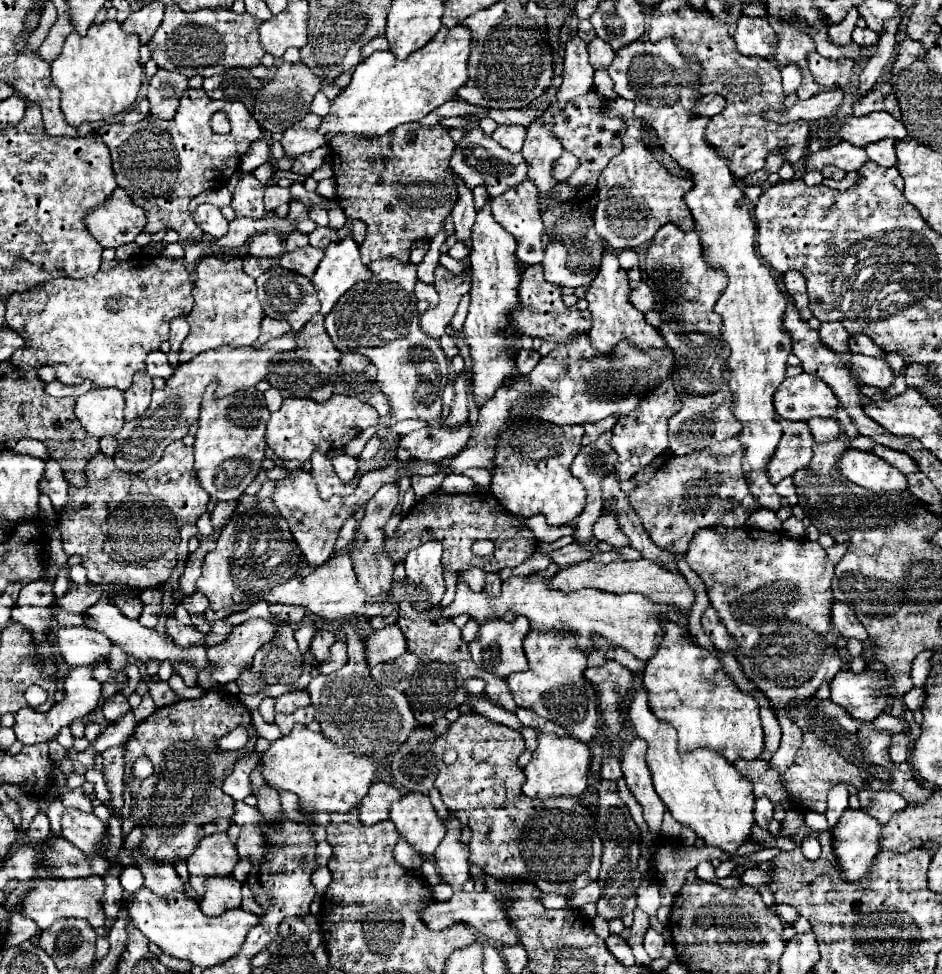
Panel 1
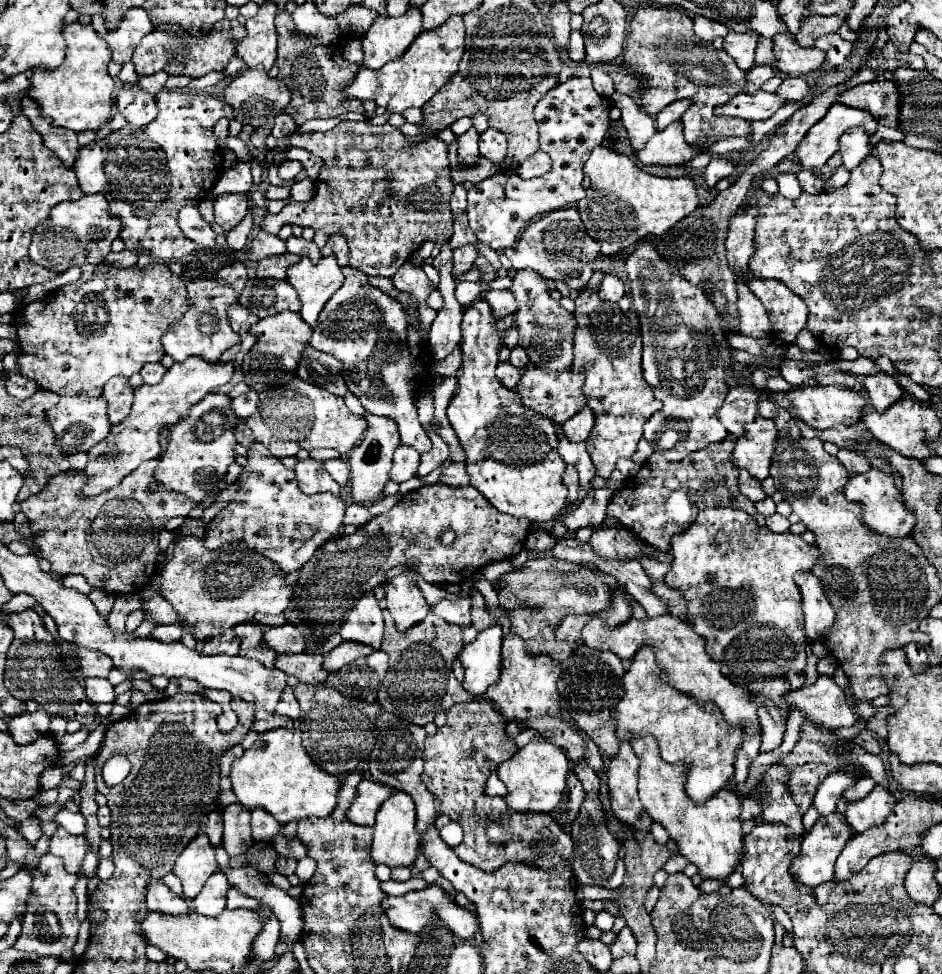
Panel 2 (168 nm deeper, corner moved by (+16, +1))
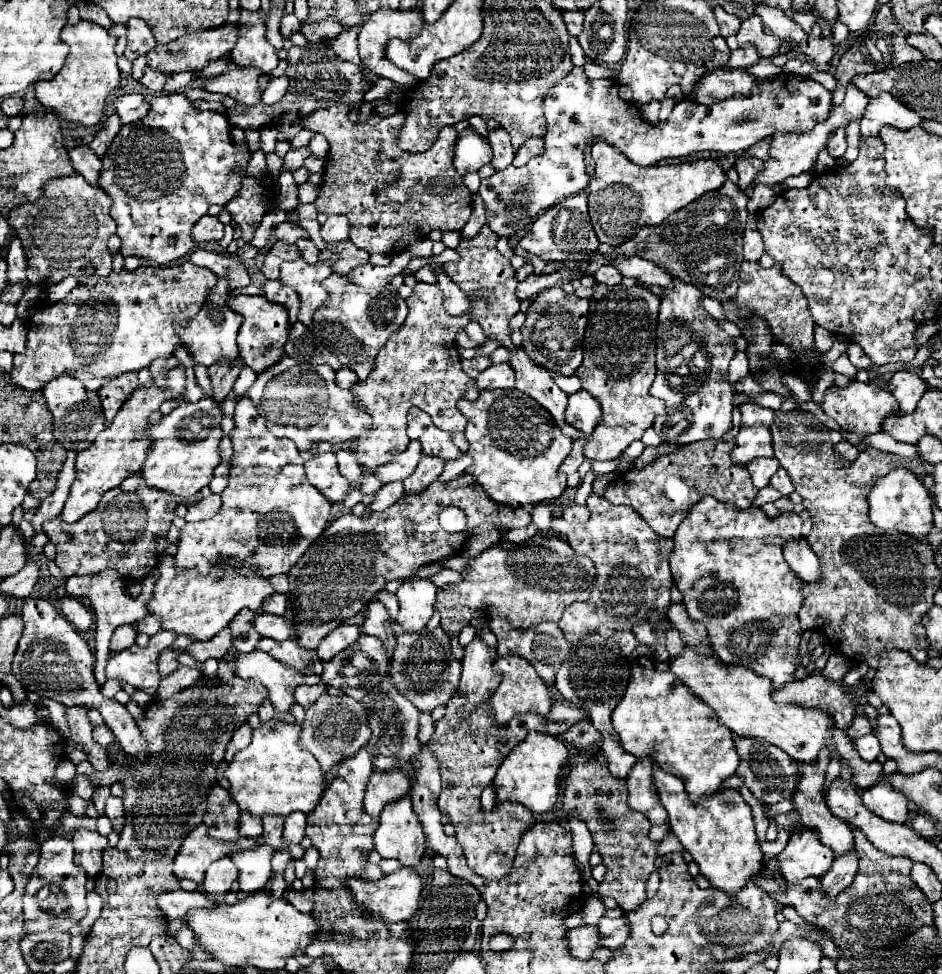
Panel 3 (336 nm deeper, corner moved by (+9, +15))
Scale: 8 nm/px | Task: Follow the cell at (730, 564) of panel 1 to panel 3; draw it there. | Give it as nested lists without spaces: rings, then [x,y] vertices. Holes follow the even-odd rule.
[[[703,497],[699,503],[691,505],[687,509],[687,517],[681,521],[681,525],[677,527],[675,535],[673,535],[673,551],[669,555],[669,567],[671,567],[671,573],[673,573],[673,579],[675,579],[675,585],[677,589],[683,593],[683,603],[685,603],[685,609],[689,613],[691,619],[695,621],[701,621],[705,623],[707,631],[709,631],[709,637],[711,637],[711,643],[713,643],[713,649],[717,651],[719,659],[725,663],[725,665],[741,665],[741,667],[747,667],[763,677],[769,677],[773,687],[775,689],[781,689],[785,683],[793,681],[793,675],[795,675],[795,657],[799,655],[799,643],[801,643],[801,627],[799,627],[799,619],[797,619],[797,613],[803,605],[803,595],[801,595],[801,579],[795,577],[795,573],[789,569],[789,565],[783,561],[783,541],[787,537],[801,537],[801,517],[795,515],[795,513],[783,513],[779,519],[769,519],[761,509],[757,507],[751,507],[751,509],[745,509],[745,511],[737,511],[733,505],[727,505],[727,503],[721,503],[717,501],[715,497]]]

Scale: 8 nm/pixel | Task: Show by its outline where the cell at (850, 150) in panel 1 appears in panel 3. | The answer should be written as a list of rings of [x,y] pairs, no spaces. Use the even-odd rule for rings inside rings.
[[[879,93],[877,97],[869,99],[865,115],[861,119],[861,137],[877,137],[883,125],[893,125],[897,129],[913,129],[919,127],[923,119],[903,107],[891,93]]]

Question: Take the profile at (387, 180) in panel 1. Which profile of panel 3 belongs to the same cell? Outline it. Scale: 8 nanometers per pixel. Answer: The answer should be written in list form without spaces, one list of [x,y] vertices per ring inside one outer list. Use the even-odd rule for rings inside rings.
[[[333,105],[331,109],[319,109],[319,111],[315,111],[315,113],[307,115],[307,117],[303,117],[303,127],[305,127],[305,129],[311,129],[311,131],[315,131],[315,133],[321,133],[321,135],[325,135],[325,139],[329,141],[329,153],[327,153],[324,168],[325,177],[323,177],[321,195],[319,195],[319,199],[315,201],[315,207],[317,207],[319,213],[343,213],[343,215],[347,215],[349,221],[351,221],[351,237],[349,237],[349,239],[355,243],[355,247],[359,247],[359,249],[363,249],[363,251],[367,251],[367,253],[395,255],[395,253],[407,249],[415,239],[427,237],[433,229],[441,229],[441,231],[461,231],[461,229],[465,227],[469,215],[471,215],[471,193],[469,193],[469,189],[465,187],[463,177],[461,177],[461,175],[455,171],[455,167],[453,167],[453,153],[455,153],[457,131],[455,131],[453,127],[451,127],[451,129],[441,129],[441,133],[439,133],[435,145],[433,145],[429,151],[424,153],[407,153],[407,151],[401,151],[401,149],[397,147],[397,135],[399,135],[401,125],[403,125],[401,113],[395,113],[395,115],[391,115],[391,117],[379,117],[379,115],[373,113],[373,115],[367,119],[365,125],[357,125],[357,123],[353,123],[353,119],[349,117],[349,111],[343,111],[343,105]]]

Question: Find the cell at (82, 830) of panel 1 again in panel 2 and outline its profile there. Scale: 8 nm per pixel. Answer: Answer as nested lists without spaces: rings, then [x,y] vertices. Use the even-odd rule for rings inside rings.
[[[58,827],[50,837],[50,853],[64,859],[64,867],[68,873],[78,873],[86,855],[86,839],[84,835],[70,835],[64,827]]]

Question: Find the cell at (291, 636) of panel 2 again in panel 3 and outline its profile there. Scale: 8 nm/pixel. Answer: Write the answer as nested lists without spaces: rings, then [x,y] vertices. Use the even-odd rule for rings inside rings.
[[[259,613],[253,619],[253,627],[261,637],[269,637],[269,639],[275,639],[275,641],[291,639],[293,633],[295,633],[295,627],[285,617],[267,615],[267,613]]]

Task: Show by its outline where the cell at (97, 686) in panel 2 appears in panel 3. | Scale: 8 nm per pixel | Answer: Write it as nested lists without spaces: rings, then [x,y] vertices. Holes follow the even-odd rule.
[[[107,569],[103,573],[95,573],[91,577],[71,577],[65,583],[67,595],[71,597],[79,597],[85,595],[91,601],[93,613],[95,613],[95,621],[97,621],[97,635],[95,635],[95,679],[103,685],[107,681],[105,677],[105,665],[109,661],[109,641],[113,631],[119,625],[127,625],[127,623],[135,623],[143,617],[147,617],[147,597],[151,597],[151,589],[153,589],[155,577],[147,577],[143,583],[143,591],[139,597],[127,597],[123,593],[123,577],[119,573],[115,573],[113,569]]]

